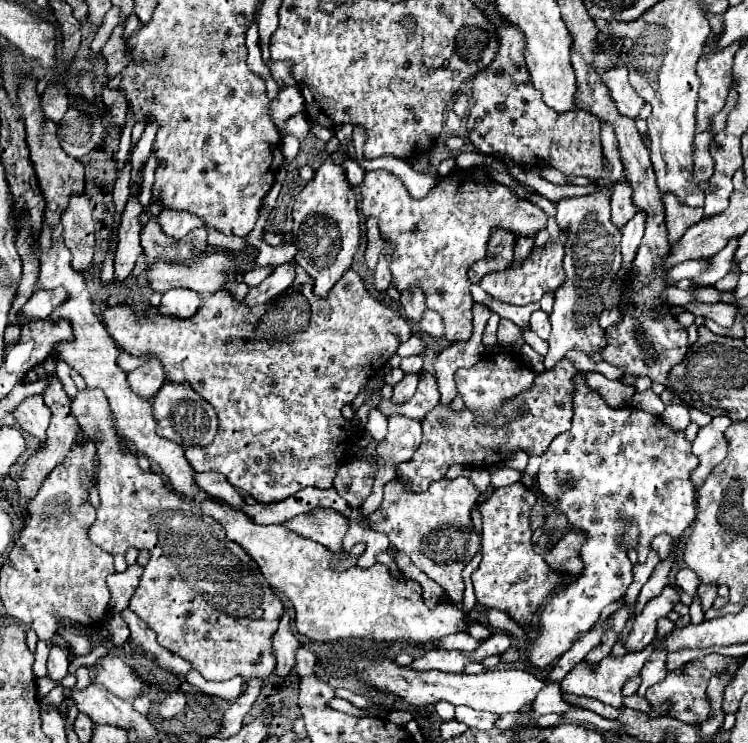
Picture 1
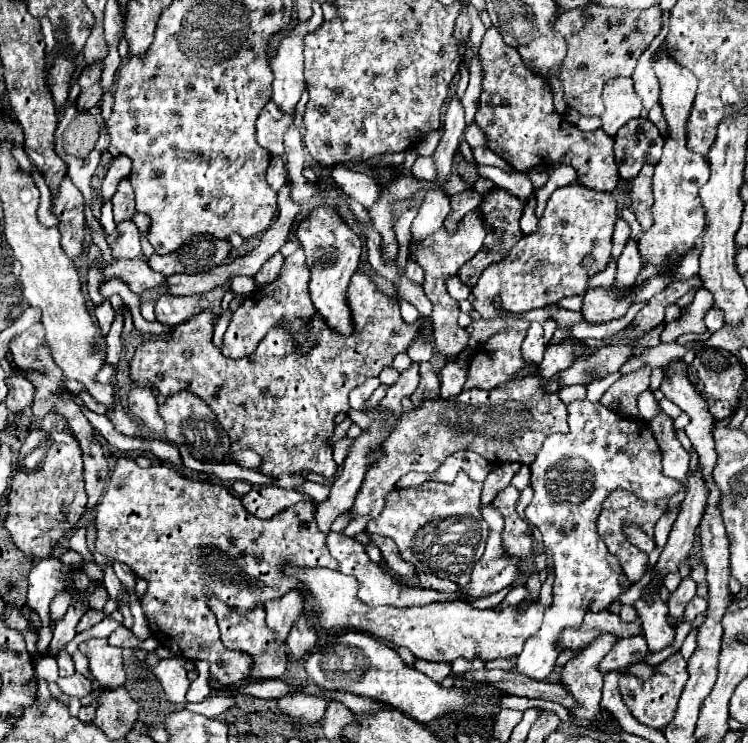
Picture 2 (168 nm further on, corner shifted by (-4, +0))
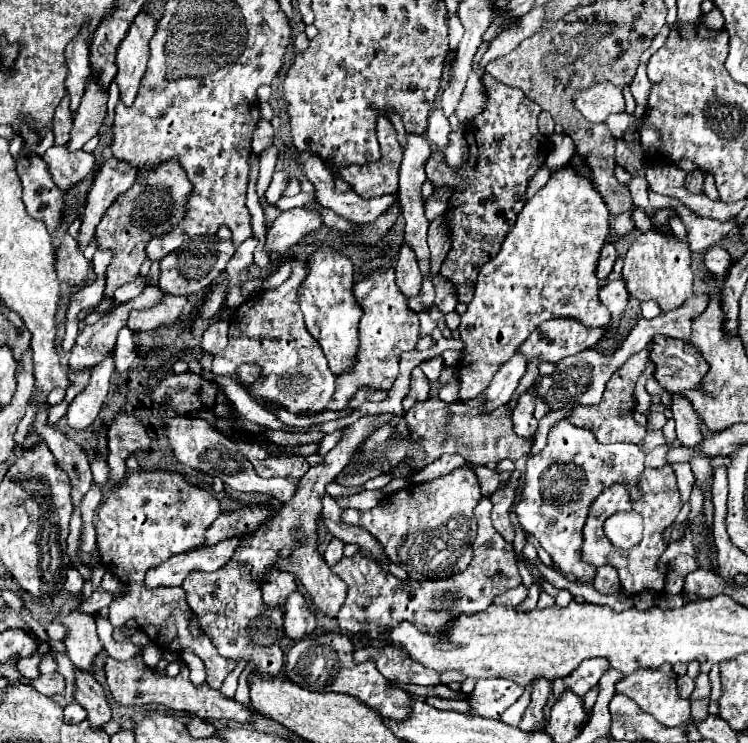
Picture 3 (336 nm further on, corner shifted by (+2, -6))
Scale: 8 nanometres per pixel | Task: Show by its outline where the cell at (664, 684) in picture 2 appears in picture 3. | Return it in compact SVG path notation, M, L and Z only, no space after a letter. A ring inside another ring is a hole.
M664 667L664 669L638 669L638 671L630 673L628 677L624 677L622 681L618 681L616 693L630 697L642 711L650 713L654 719L658 719L666 727L676 727L676 725L682 725L690 719L690 703L688 703L688 699L682 699L678 695L676 675L668 667Z

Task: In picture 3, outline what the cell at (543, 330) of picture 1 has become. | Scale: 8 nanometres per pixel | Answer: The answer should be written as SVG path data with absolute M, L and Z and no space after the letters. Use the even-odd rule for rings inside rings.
M516 353L506 365L500 367L500 371L494 375L490 387L482 393L484 405L480 411L486 413L486 411L494 411L494 409L506 405L510 401L512 393L516 391L518 381L524 375L524 371L526 371L526 359L524 359L524 355Z

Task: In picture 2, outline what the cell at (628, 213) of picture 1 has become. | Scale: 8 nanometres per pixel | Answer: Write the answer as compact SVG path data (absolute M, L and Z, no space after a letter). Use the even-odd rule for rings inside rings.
M618 219L614 227L614 237L612 237L612 259L620 257L628 237L630 237L630 225L624 219Z

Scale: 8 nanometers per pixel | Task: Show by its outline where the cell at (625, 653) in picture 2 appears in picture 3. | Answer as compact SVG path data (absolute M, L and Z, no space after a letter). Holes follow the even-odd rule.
M602 657L596 659L586 659L572 675L562 677L562 679L554 679L552 681L552 695L558 701L560 695L564 695L566 689L574 691L576 695L586 695L592 687L596 687L596 683L600 681L602 673L608 669L608 661Z

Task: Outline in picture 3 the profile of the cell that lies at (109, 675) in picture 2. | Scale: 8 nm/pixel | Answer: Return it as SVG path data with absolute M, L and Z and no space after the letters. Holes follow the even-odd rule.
M70 597L60 607L60 621L66 627L66 635L62 643L74 667L82 671L90 671L94 657L102 651L102 643L96 635L94 617L78 611L78 605L80 605L80 597Z

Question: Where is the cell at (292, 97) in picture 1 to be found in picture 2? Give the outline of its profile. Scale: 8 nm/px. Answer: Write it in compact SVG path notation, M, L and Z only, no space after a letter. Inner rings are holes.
M268 101L256 121L258 143L272 155L284 155L284 133L292 121L292 113L284 113L274 101Z

